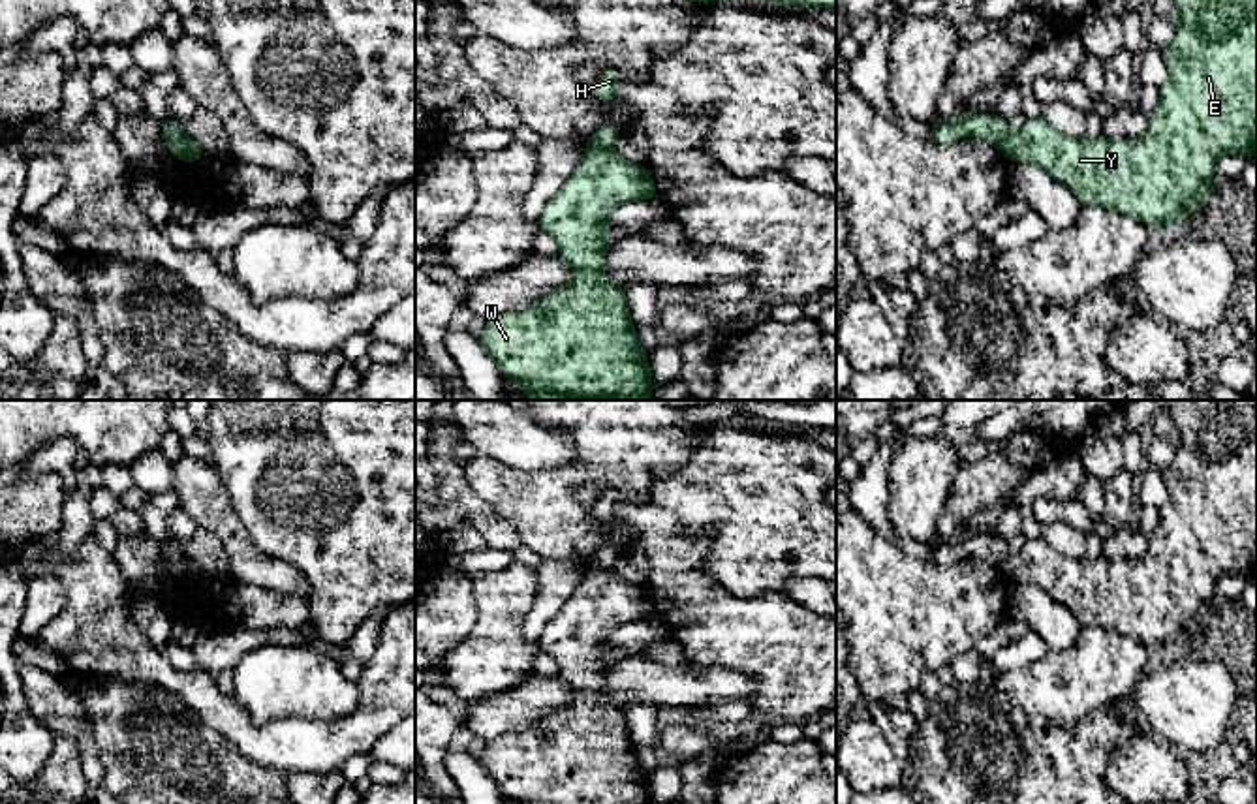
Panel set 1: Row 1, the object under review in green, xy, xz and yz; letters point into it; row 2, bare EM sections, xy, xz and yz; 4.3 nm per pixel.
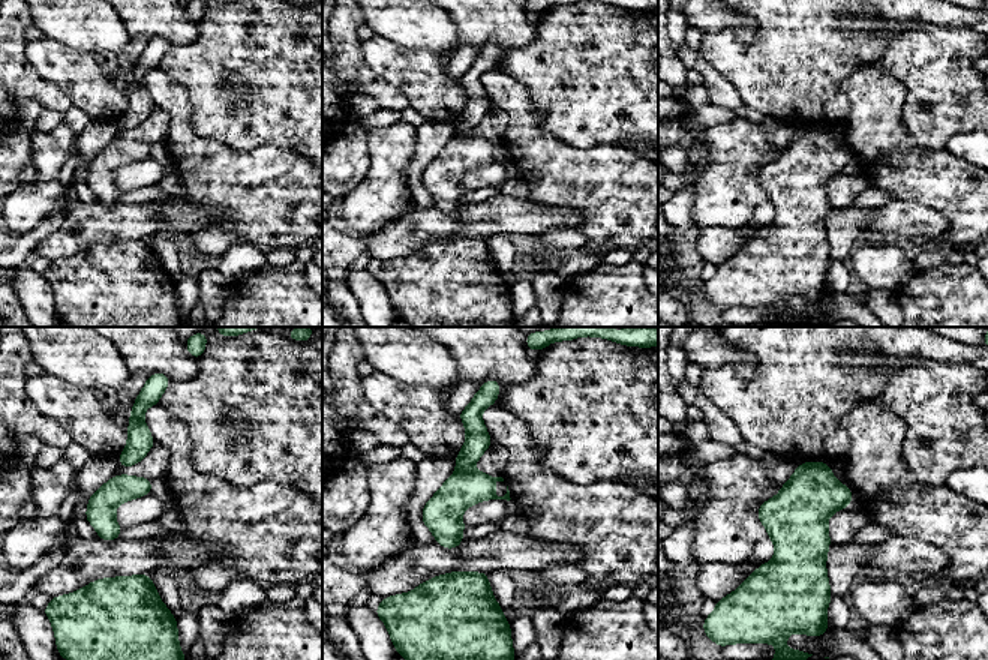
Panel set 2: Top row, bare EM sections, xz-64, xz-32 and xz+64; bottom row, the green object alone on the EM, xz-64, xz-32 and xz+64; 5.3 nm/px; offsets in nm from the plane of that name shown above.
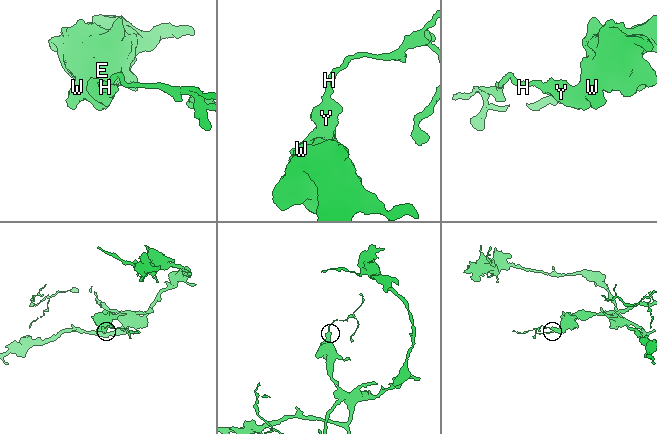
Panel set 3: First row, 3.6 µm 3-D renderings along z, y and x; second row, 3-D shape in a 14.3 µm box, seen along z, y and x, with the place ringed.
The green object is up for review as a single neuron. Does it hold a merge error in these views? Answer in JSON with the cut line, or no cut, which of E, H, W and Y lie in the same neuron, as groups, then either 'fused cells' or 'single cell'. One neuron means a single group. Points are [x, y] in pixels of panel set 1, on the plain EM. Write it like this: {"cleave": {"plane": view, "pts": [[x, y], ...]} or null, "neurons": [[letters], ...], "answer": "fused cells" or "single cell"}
{"cleave": {"plane": "xz", "pts": [[609, 568], [587, 572]]}, "neurons": [["E", "W", "Y"], ["H"]], "answer": "fused cells"}

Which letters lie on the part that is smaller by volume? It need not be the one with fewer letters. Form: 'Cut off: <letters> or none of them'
Cut off: H

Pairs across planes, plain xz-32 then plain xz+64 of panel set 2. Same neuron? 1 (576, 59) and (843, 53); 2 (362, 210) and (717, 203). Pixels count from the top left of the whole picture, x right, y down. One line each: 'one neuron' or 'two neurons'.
1: two neurons
2: one neuron

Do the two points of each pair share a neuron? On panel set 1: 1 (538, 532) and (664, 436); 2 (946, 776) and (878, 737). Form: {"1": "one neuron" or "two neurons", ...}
{"1": "one neuron", "2": "two neurons"}

